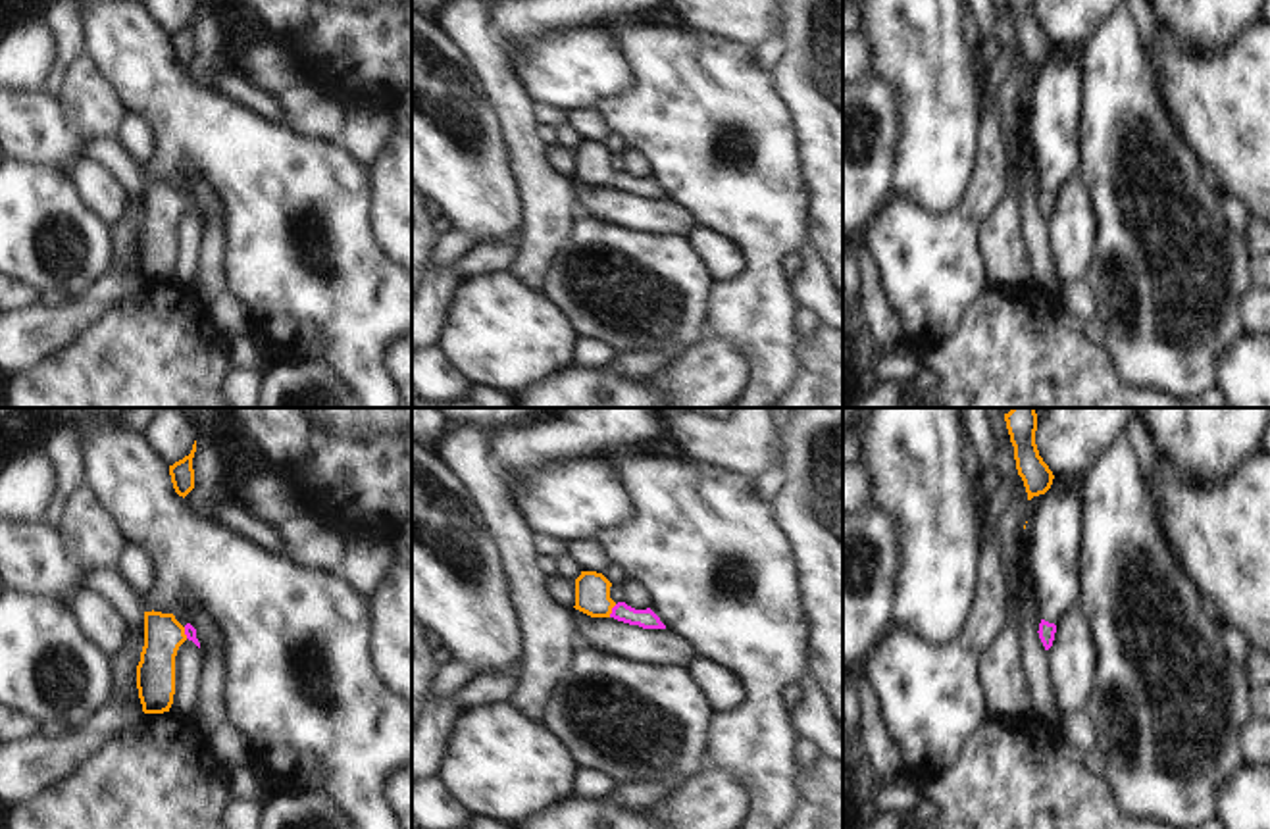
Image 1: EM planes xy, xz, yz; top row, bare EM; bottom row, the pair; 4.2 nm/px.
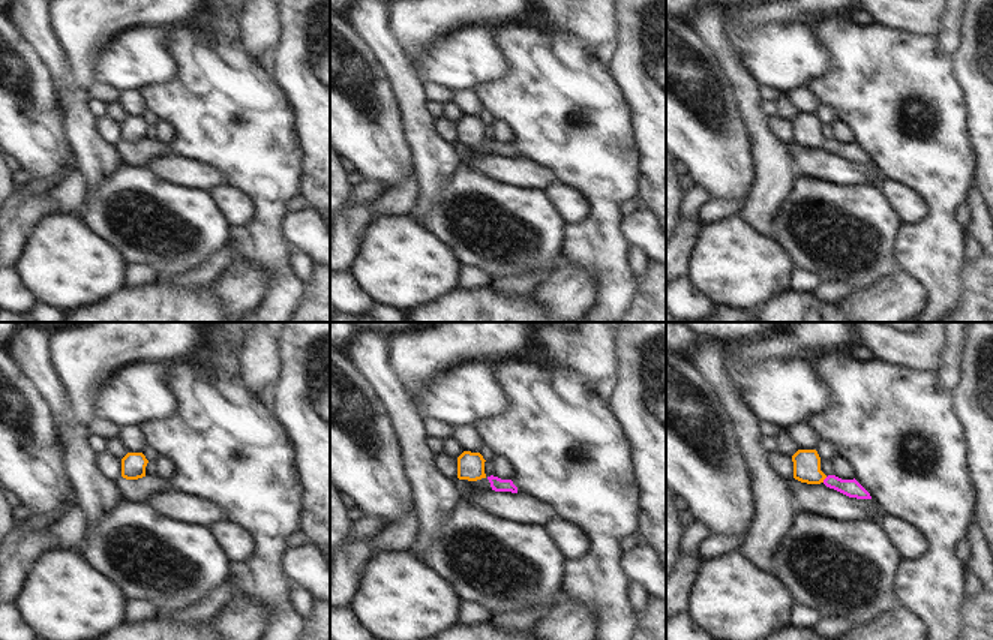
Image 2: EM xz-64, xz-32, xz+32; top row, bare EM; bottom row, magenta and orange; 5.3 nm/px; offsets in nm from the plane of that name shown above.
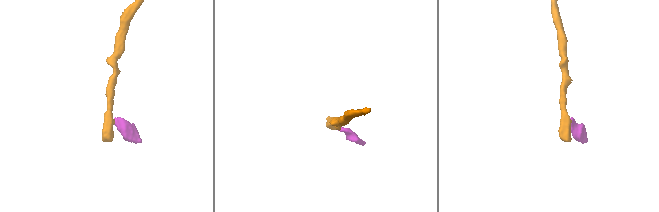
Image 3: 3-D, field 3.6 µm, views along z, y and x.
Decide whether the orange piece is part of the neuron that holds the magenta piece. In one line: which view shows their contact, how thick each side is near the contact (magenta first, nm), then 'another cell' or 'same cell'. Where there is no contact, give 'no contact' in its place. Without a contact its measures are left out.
xz | 80/140 nm | same cell

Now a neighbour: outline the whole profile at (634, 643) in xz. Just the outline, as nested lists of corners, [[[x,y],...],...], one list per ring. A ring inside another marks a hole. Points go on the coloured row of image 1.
[[[575,608],[570,612],[579,629],[579,642],[635,664],[673,664],[687,667],[698,656],[691,642],[668,629],[643,629],[614,617],[591,617]]]

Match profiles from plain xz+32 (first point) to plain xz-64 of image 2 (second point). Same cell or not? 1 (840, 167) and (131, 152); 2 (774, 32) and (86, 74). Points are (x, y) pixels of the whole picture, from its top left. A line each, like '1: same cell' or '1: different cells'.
1: different cells
2: different cells

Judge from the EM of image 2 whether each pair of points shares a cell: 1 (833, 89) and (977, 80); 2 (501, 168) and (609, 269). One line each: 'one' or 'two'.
1: two
2: two

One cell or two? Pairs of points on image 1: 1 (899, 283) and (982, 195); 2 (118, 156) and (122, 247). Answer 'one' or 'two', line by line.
1: one
2: one

